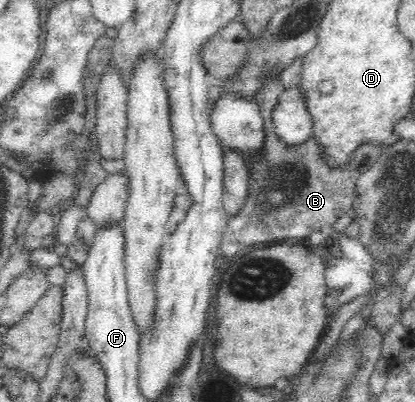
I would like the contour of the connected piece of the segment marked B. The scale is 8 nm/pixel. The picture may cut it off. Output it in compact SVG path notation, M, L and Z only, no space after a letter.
M274 78L270 86L254 96L266 127L264 162L251 164L249 160L244 161L246 168L252 169L249 172L248 199L245 207L230 218L221 234L220 262L226 258L230 262L232 254L237 254L250 244L272 244L272 240L282 238L304 240L312 232L322 230L326 224L334 224L352 209L352 202L356 198L356 179L379 157L381 148L364 144L358 146L348 165L332 168L325 163L320 145L313 138L302 146L288 148L278 138L273 127L273 111L282 91L279 78Z

